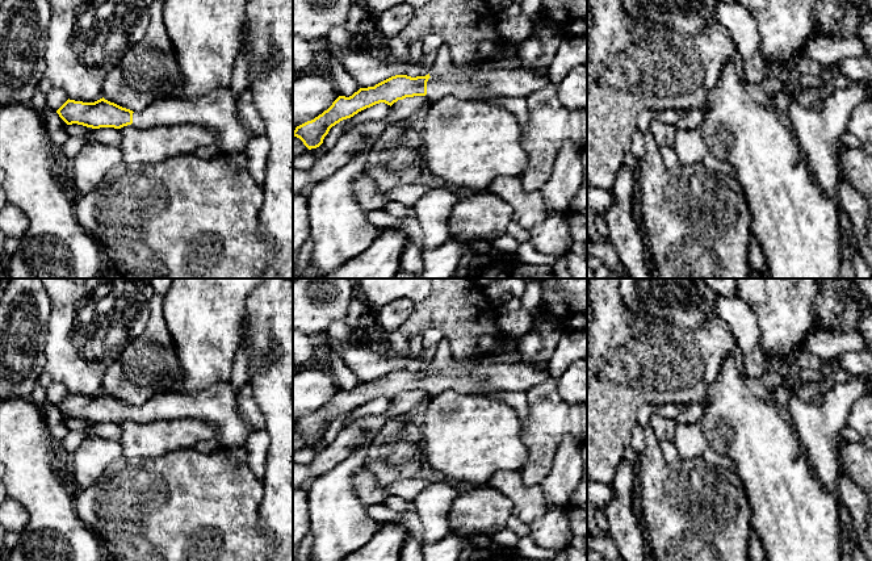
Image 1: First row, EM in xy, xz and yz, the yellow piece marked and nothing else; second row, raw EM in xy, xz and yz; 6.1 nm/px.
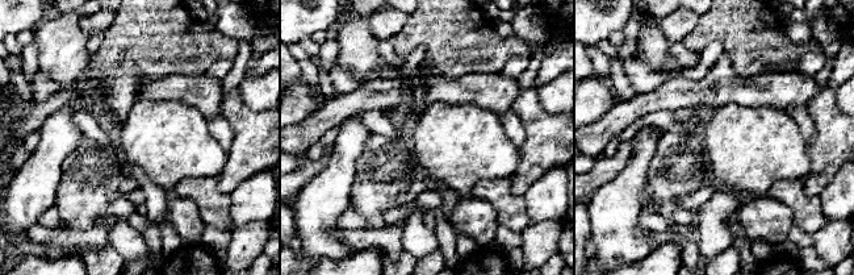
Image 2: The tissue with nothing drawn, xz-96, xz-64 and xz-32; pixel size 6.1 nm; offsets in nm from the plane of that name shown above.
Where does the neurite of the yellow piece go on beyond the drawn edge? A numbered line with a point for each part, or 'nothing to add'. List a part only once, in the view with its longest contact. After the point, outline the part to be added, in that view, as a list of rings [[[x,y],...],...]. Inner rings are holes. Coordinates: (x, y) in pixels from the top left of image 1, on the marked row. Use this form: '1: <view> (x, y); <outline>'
1: xz (477, 83); [[[441,50],[429,71],[425,97],[439,101],[447,96],[483,101],[489,97],[521,97],[542,89],[550,80],[525,68],[491,68],[489,66],[458,68],[448,53]]]

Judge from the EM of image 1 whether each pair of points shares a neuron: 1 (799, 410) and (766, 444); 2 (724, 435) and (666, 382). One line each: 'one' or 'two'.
1: two
2: two

